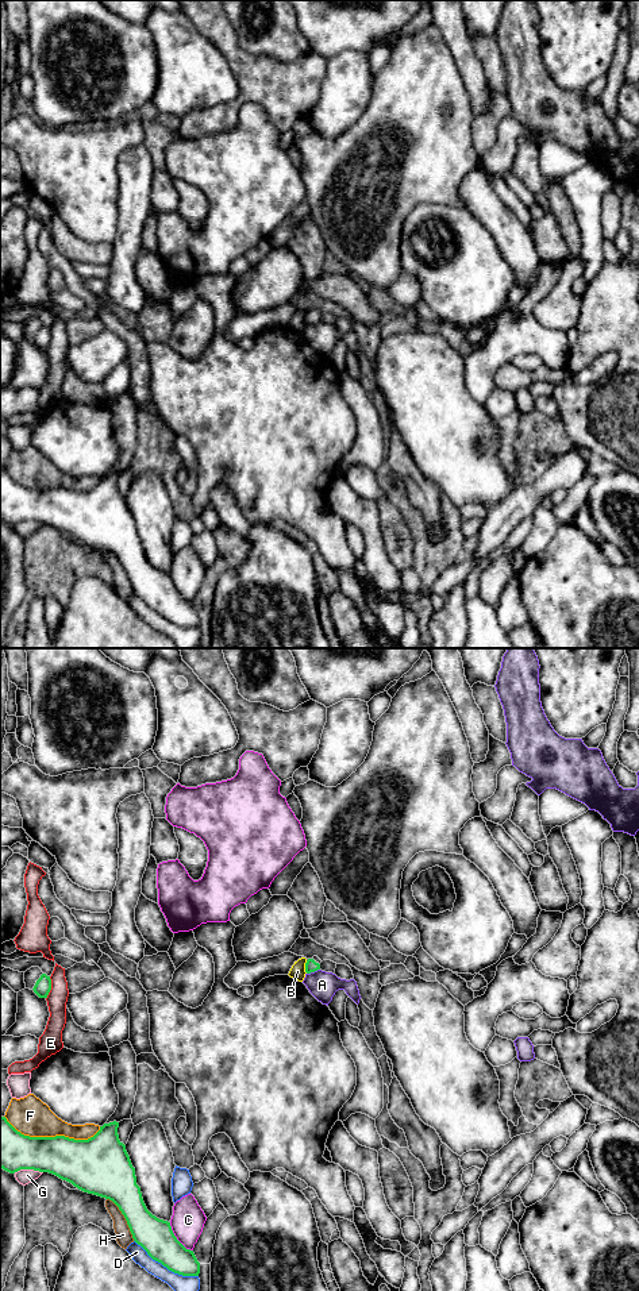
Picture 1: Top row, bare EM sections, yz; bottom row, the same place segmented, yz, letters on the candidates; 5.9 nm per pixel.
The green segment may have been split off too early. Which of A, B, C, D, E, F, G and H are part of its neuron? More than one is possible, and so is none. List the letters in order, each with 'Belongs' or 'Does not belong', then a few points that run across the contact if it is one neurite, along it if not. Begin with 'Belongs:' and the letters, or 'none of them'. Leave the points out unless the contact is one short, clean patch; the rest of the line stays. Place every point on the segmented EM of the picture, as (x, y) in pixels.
Belongs: none of them
A: Does not belong. Line: yz (319, 968), (307, 974)
B: Does not belong. Line: yz (307, 960), (305, 972)
C: Does not belong
D: Does not belong
E: Does not belong
F: Does not belong
G: Does not belong
H: Does not belong

